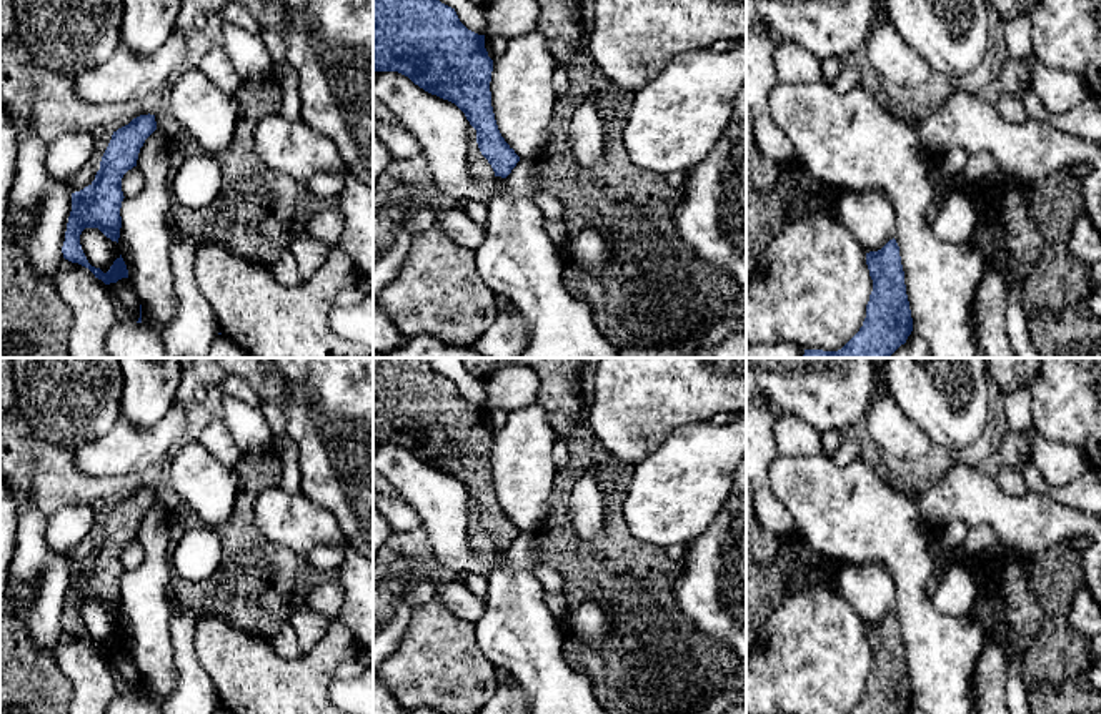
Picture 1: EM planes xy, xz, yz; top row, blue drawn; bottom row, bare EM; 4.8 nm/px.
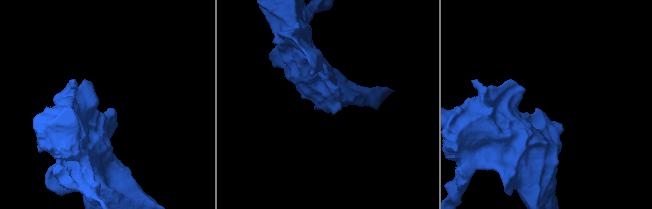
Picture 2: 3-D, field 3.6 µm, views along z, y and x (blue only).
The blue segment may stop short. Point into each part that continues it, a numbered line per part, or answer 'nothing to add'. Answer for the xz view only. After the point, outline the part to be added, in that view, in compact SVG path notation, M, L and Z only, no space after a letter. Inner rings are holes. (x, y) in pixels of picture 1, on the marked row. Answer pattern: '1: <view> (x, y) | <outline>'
nothing to add

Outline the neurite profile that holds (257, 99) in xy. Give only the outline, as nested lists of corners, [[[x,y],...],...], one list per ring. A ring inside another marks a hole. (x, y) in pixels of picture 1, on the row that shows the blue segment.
[[[243,80],[233,92],[238,103],[235,135],[220,153],[220,195],[203,208],[173,205],[170,221],[193,238],[227,248],[253,263],[275,263],[310,218],[335,208],[338,196],[316,198],[305,181],[270,170],[255,155],[258,123],[283,105],[275,80]]]

